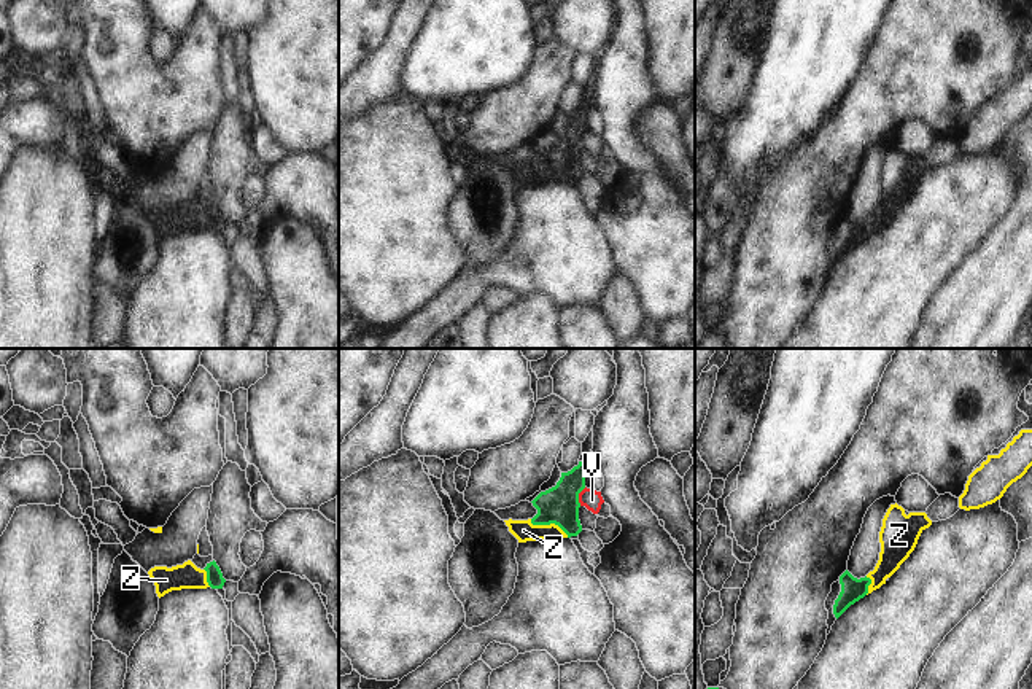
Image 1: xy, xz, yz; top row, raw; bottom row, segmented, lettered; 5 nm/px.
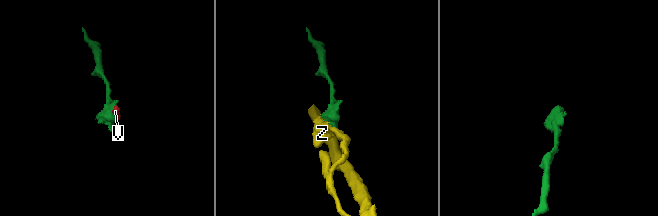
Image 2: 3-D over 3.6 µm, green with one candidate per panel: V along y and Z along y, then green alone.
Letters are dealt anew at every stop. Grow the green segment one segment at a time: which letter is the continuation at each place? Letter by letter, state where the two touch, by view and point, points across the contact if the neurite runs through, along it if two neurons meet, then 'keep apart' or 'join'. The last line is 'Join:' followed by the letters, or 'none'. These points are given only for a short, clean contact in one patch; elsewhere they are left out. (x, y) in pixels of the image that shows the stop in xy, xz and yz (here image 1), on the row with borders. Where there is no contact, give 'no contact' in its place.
V: contact xz (578, 497); border xz (585, 487), (579, 494), (579, 505); keep apart
Z: contact xz (549, 524); border xz (530, 519), (533, 524), (555, 524), (568, 537); keep apart
Join: none

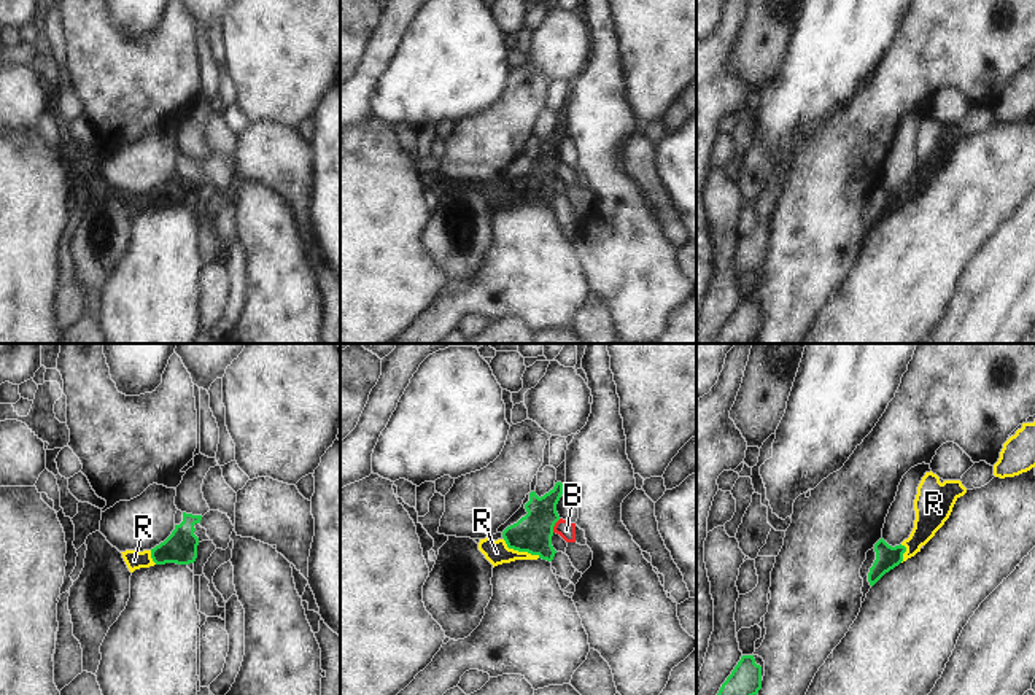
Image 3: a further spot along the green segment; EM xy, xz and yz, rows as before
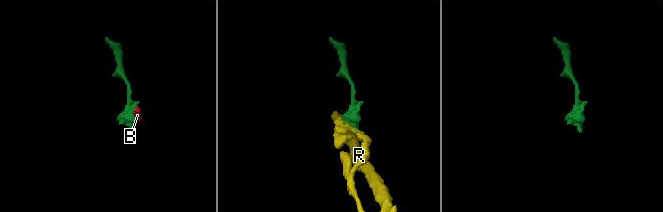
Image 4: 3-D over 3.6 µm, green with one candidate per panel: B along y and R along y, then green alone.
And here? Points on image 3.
B: contact xz (554, 525); border xz (560, 519), (552, 531); keep apart
R: contact xz (520, 551); border xz (503, 539), (509, 547), (539, 557); keep apart
Join: none

